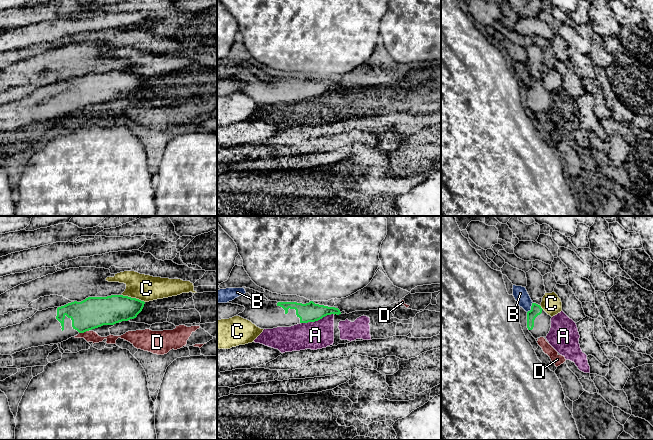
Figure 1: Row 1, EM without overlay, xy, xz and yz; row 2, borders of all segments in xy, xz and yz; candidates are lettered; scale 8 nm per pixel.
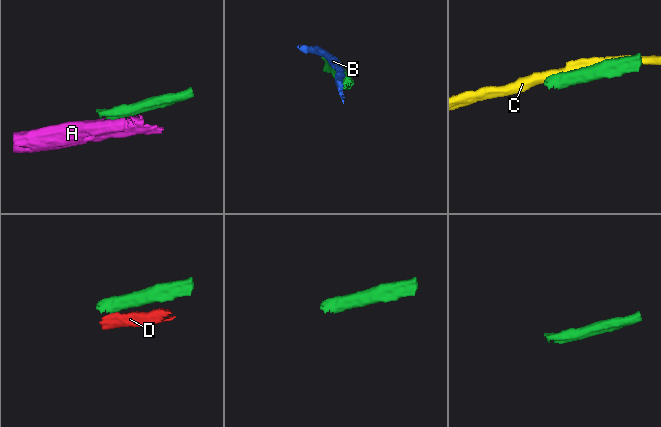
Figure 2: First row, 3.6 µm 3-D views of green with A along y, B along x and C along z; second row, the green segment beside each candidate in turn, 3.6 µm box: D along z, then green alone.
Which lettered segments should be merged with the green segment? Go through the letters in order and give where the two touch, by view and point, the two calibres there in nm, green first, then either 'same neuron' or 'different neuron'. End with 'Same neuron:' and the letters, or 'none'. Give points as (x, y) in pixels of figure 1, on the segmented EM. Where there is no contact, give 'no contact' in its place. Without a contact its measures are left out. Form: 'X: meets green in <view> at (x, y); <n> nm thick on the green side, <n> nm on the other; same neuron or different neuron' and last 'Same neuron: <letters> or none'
A: meets green in xz at (317, 320); 160 nm thick on the green side, 220 nm on the other; different neuron
B: meets green in yz at (531, 307); 90 nm thick on the green side, 120 nm on the other; different neuron
C: meets green in xy at (133, 298); 220 nm thick on the green side, 220 nm on the other; different neuron
D: meets green in xy at (83, 332); 260 nm thick on the green side, 100 nm on the other; different neuron
Same neuron: none

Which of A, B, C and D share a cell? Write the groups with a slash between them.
A / B / C / D

